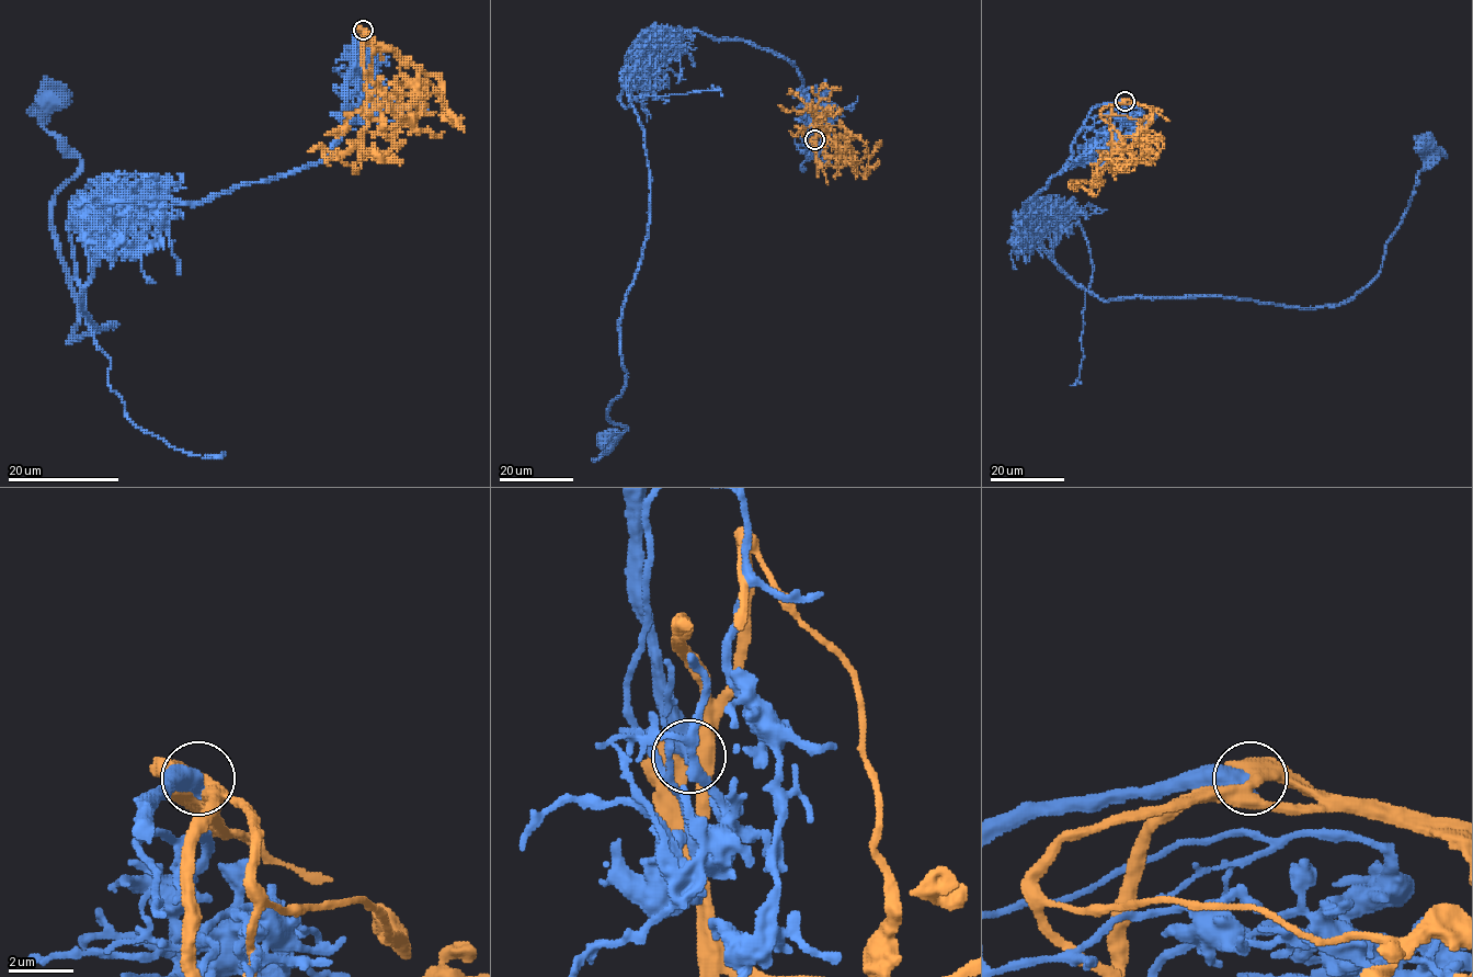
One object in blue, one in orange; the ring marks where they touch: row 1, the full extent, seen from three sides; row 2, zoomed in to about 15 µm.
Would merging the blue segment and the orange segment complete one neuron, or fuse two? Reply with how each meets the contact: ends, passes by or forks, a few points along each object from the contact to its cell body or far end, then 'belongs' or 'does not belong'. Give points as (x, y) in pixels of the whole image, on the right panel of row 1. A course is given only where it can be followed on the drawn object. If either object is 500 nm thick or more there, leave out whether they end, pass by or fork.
blue runs (1125, 101), (1091, 111), (1071, 158), (1015, 213), (1104, 299), (1343, 304), (1378, 273), (1425, 140); orange runs (1125, 101), (1142, 104), (1151, 112), (1151, 122), (1137, 131), (1137, 139), (1116, 162), (1125, 171), (1129, 168); does not belong

